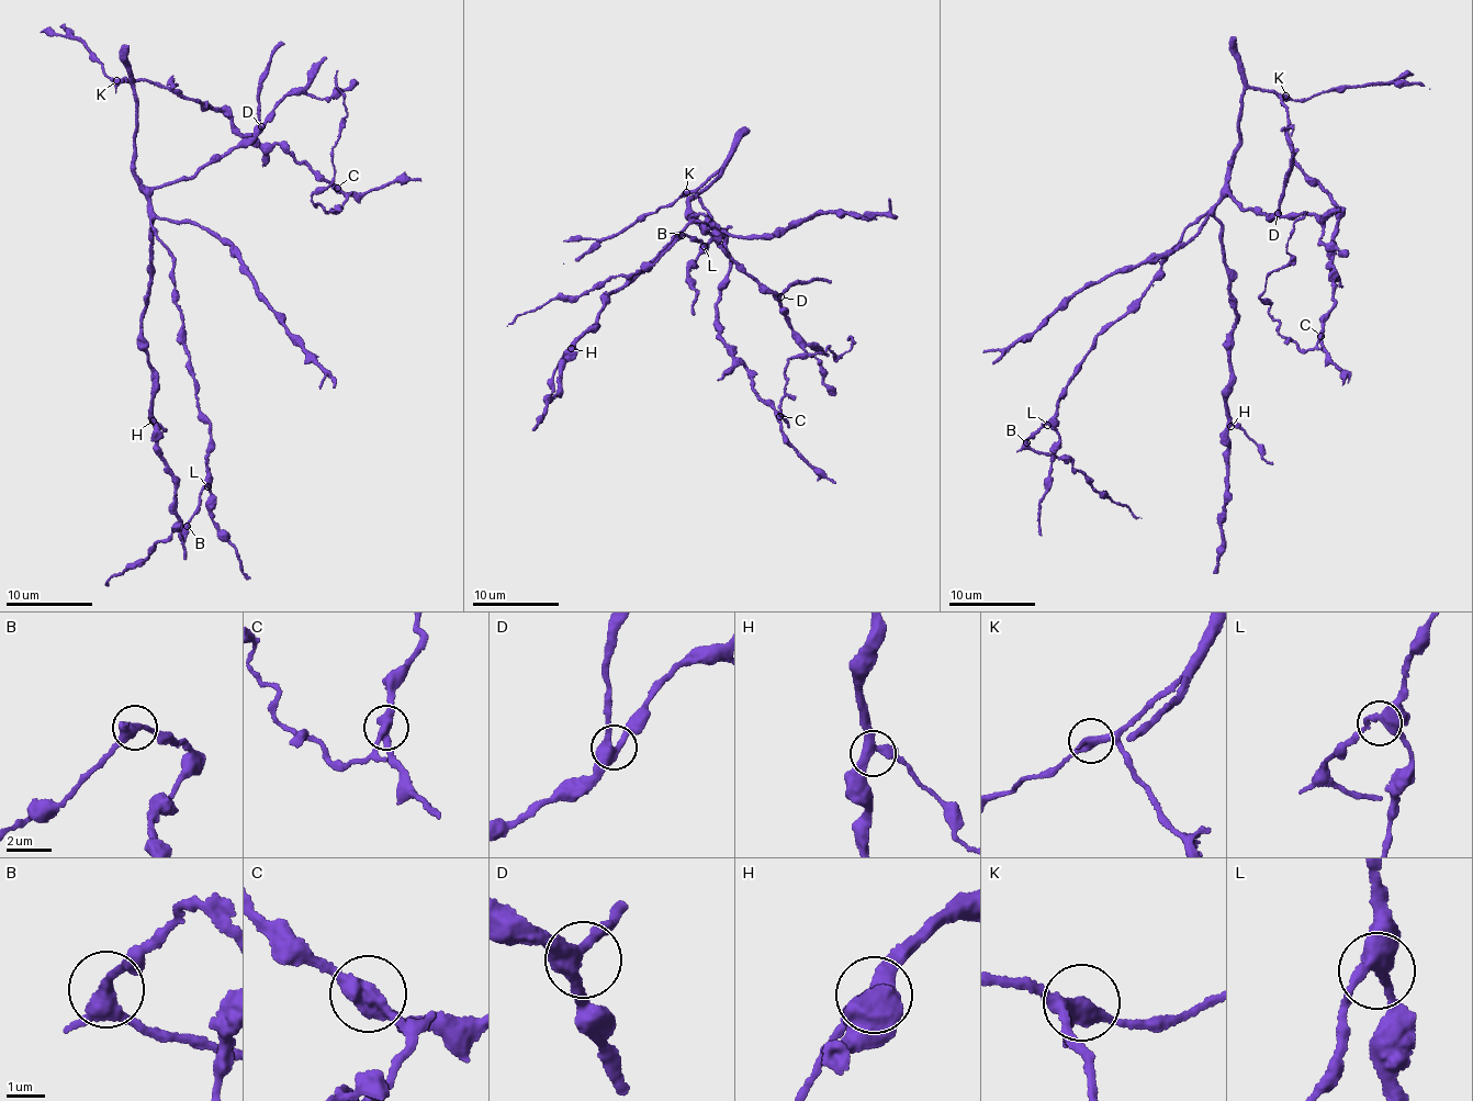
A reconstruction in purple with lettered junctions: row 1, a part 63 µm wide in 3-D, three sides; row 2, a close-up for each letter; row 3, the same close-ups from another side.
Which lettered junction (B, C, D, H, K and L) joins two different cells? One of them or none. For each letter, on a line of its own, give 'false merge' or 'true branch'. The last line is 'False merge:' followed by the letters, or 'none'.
B: true branch
C: false merge
D: true branch
H: true branch
K: true branch
L: true branch
False merge: C

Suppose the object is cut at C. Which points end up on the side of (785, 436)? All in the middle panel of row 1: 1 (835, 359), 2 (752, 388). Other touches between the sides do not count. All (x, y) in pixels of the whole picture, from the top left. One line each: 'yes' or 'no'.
1: no
2: yes

